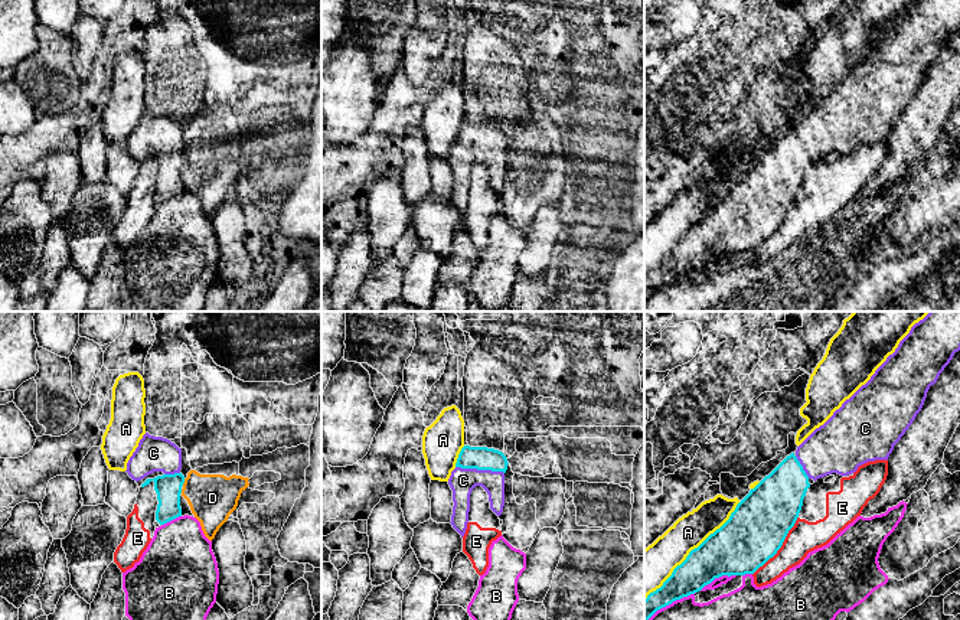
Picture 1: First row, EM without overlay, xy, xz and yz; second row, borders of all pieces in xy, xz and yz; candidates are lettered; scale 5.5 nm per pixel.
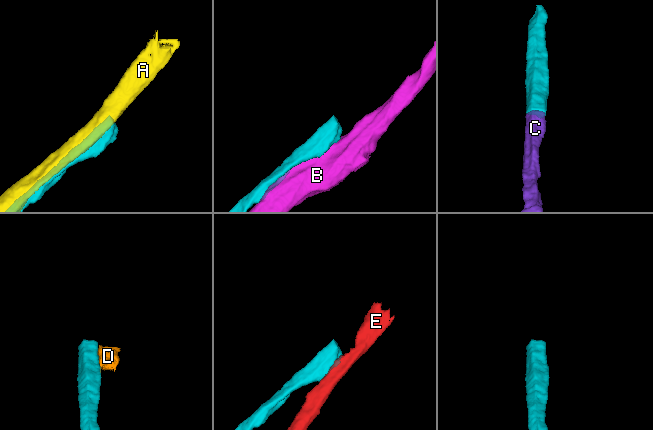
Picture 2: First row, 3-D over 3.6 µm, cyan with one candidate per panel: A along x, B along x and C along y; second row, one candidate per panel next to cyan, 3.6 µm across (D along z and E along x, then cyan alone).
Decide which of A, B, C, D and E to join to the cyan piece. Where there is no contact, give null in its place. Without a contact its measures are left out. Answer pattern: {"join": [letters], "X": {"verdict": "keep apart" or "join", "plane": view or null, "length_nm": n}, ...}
{"join": ["C"], "A": {"verdict": "keep apart", "plane": "yz", "length_nm": 750}, "B": {"verdict": "keep apart", "plane": "yz", "length_nm": 340}, "C": {"verdict": "join", "plane": "xz", "length_nm": 280}, "D": {"verdict": "keep apart", "plane": "xy", "length_nm": 40}, "E": {"verdict": "keep apart", "plane": "yz", "length_nm": 420}}

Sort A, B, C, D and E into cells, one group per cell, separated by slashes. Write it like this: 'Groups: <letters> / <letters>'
Groups: A / B / C / D / E

